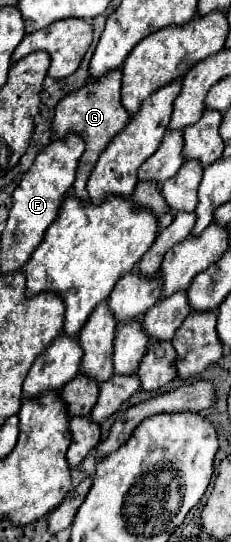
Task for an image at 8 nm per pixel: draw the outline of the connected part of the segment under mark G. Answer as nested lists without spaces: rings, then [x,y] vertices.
[[[114,69],[100,79],[90,79],[84,87],[80,87],[80,91],[74,91],[72,95],[66,95],[56,105],[56,115],[54,115],[54,125],[52,125],[56,135],[66,137],[68,133],[78,133],[86,141],[86,151],[80,159],[76,181],[72,185],[74,195],[82,201],[90,201],[88,191],[86,191],[86,181],[88,181],[100,153],[106,149],[110,139],[116,133],[120,133],[120,129],[124,129],[124,125],[130,119],[130,113],[124,109],[122,99],[120,99],[120,79],[122,79],[122,71]]]

